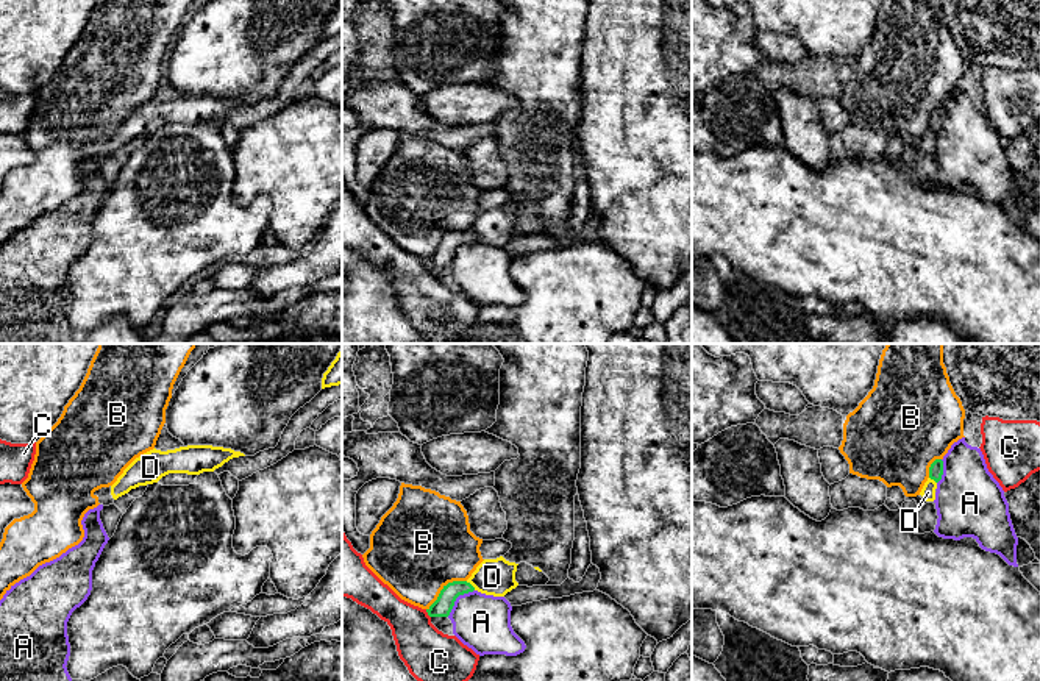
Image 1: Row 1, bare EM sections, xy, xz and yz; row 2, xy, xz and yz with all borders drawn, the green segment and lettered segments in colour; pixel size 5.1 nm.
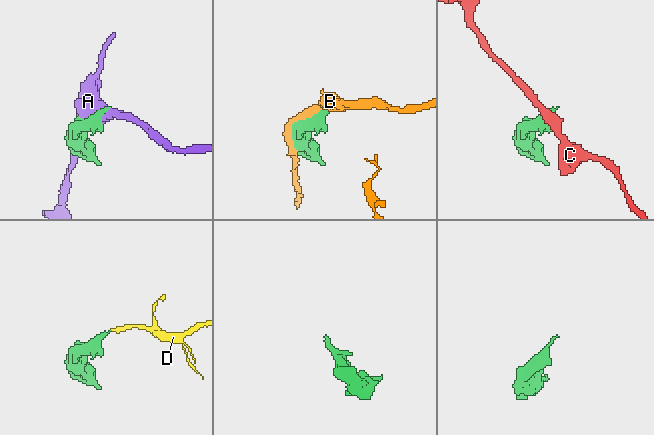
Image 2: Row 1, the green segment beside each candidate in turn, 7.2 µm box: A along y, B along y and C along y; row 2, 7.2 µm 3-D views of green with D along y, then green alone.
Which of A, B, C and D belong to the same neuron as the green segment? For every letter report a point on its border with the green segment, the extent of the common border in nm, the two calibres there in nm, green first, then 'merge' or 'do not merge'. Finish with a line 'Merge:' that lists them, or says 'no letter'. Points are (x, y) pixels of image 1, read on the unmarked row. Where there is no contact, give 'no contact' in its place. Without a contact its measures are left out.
A: xz (456, 247) | 200 nm | 100/280 nm | do not merge
B: xz (444, 238) | 260 nm | 100/480 nm | do not merge
C: xz (428, 264) | 50 nm | 100/280 nm | do not merge
D: xz (470, 235) | 70 nm | 100/190 nm | merge
Merge: D

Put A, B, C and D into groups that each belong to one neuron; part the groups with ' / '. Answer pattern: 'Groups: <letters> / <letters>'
Groups: A / B / C / D

